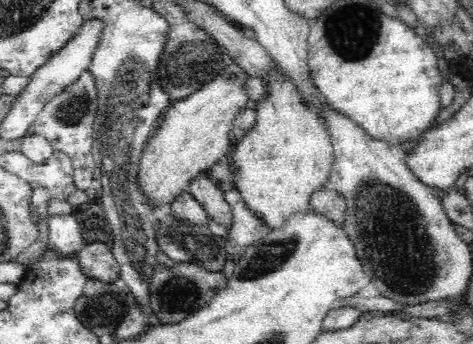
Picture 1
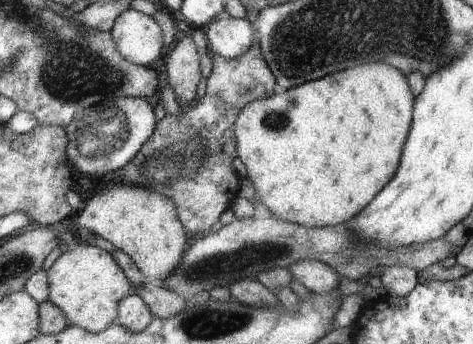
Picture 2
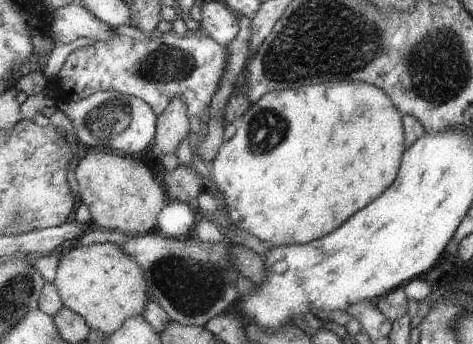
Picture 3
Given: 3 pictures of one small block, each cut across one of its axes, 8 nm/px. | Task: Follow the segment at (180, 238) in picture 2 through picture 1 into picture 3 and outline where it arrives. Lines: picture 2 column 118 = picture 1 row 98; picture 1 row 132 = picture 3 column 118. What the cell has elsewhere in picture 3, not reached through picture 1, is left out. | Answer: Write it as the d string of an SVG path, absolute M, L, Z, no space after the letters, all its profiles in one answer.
M93 148L85 152L73 172L79 184L81 202L91 210L91 228L121 232L129 238L145 236L145 232L155 228L155 216L165 208L165 196L161 186L153 180L149 168L135 160L135 156L117 156Z

